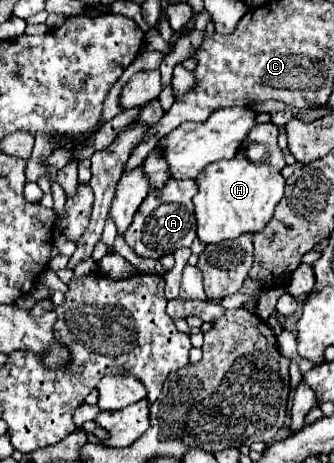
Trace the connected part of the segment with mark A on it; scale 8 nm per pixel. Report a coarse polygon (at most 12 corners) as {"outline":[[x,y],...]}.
{"outline":[[196,180],[150,192],[128,246],[162,258],[196,240]]}

